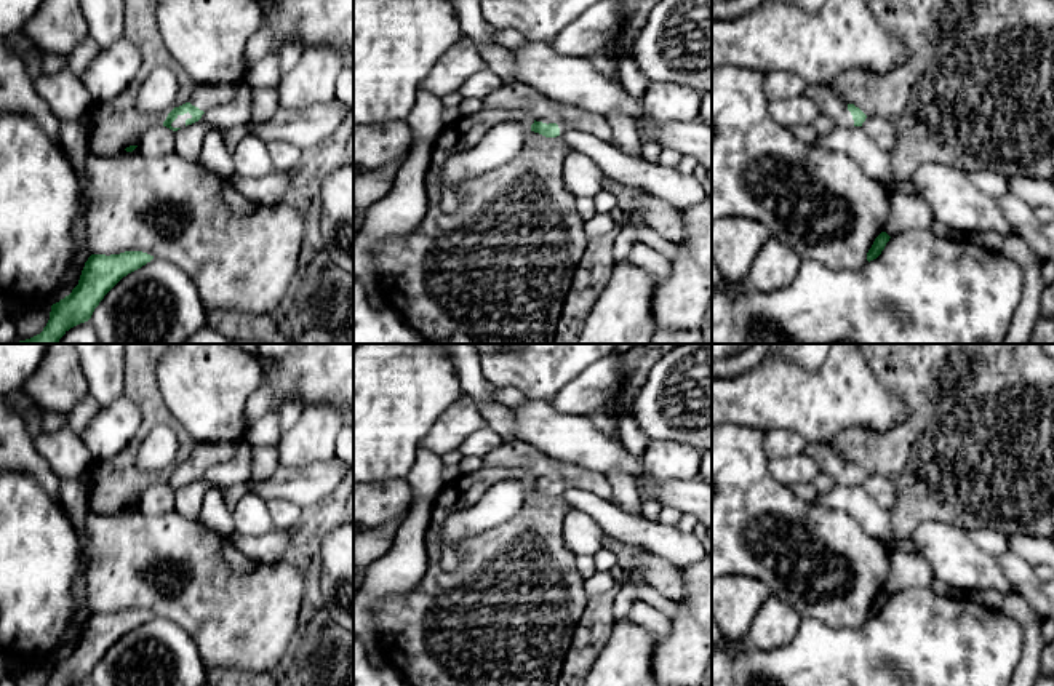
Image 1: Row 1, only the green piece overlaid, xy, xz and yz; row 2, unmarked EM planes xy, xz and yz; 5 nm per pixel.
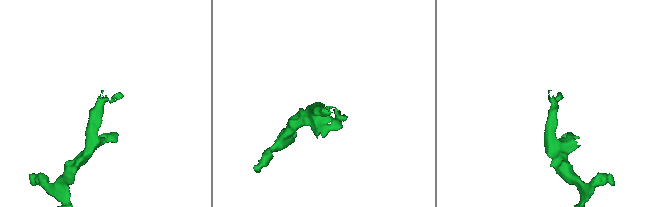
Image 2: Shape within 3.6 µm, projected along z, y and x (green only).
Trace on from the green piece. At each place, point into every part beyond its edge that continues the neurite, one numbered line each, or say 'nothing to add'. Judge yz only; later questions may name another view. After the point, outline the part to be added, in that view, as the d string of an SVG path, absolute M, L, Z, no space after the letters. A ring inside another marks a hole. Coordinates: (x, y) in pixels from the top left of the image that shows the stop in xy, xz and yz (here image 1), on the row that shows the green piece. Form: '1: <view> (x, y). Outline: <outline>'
1: yz (829, 103). Outline: M809 85L804 94L817 104L820 115L830 117L838 128L854 126L848 104L835 93L830 85Z

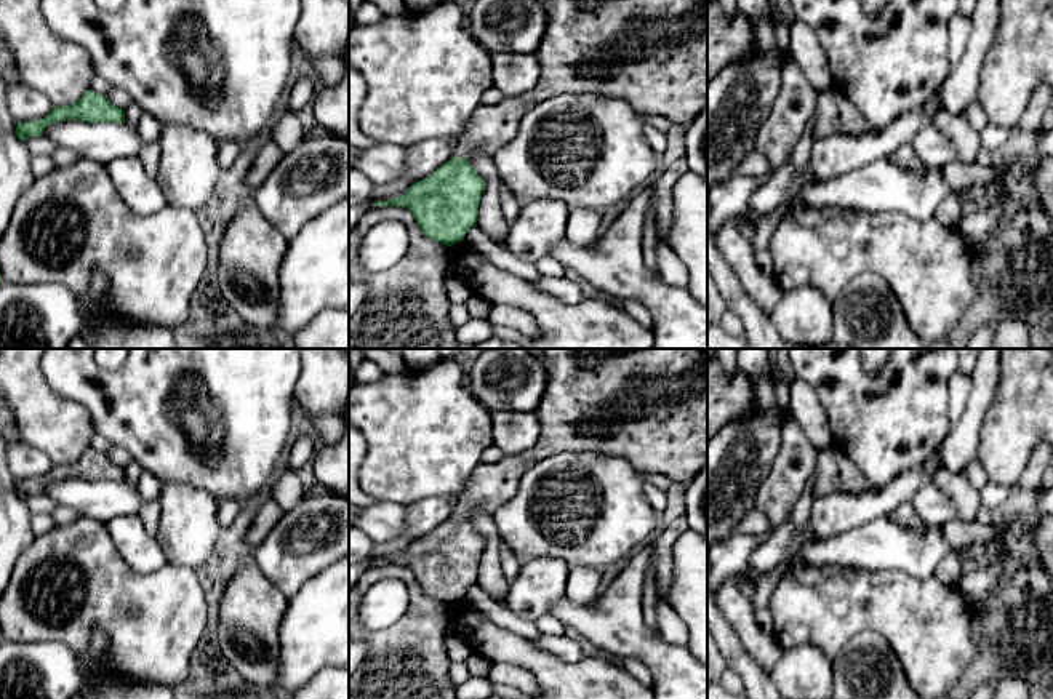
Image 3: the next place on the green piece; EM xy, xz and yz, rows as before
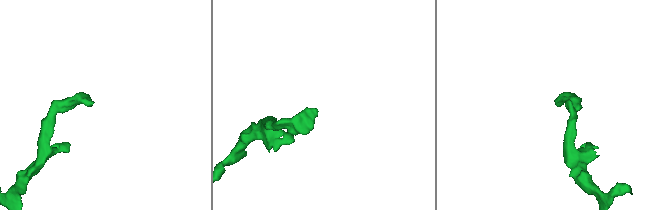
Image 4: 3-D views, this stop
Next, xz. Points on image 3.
1: xz (650, 53). Outline: M541 0L547 21L543 40L536 50L539 62L539 78L525 93L512 98L504 98L498 104L480 104L470 117L466 130L459 134L456 157L469 158L472 152L493 157L502 146L518 133L522 117L543 101L555 94L602 94L613 99L629 102L634 110L642 115L658 115L669 122L679 122L688 126L701 109L707 104L707 0Z

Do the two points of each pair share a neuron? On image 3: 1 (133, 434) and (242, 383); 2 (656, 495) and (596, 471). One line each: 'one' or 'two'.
1: one
2: two

